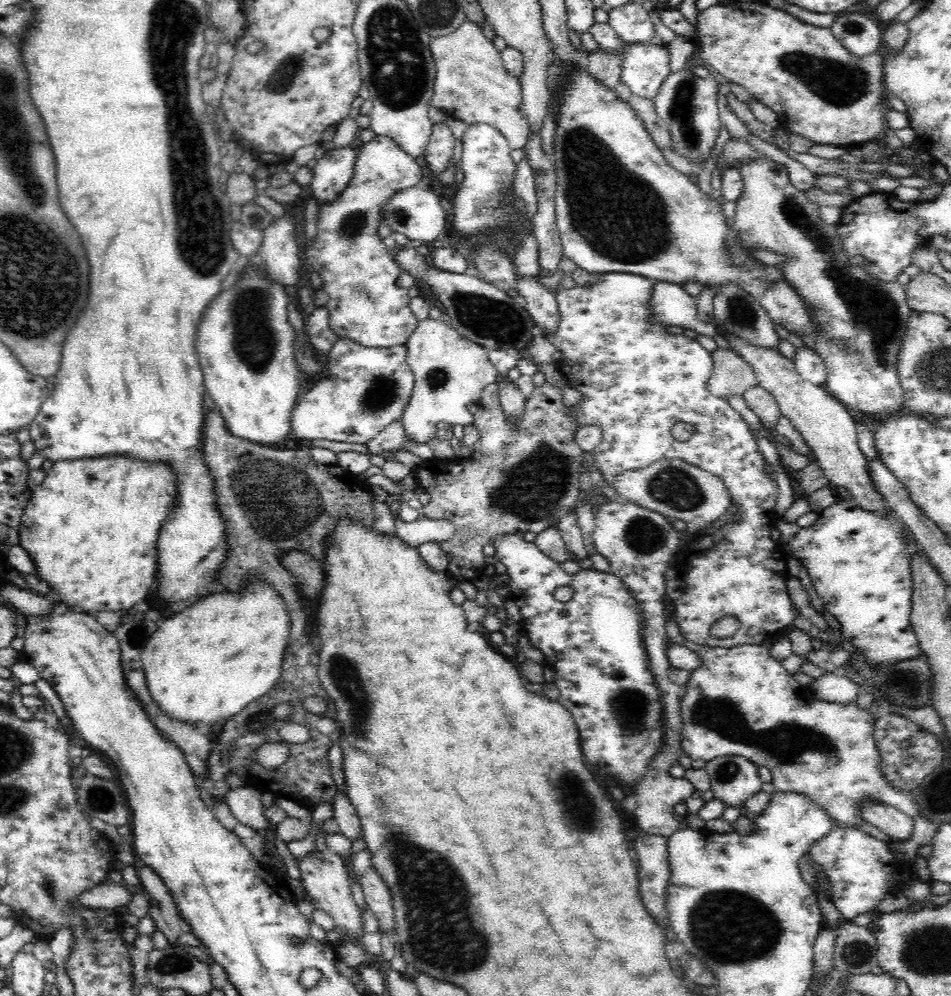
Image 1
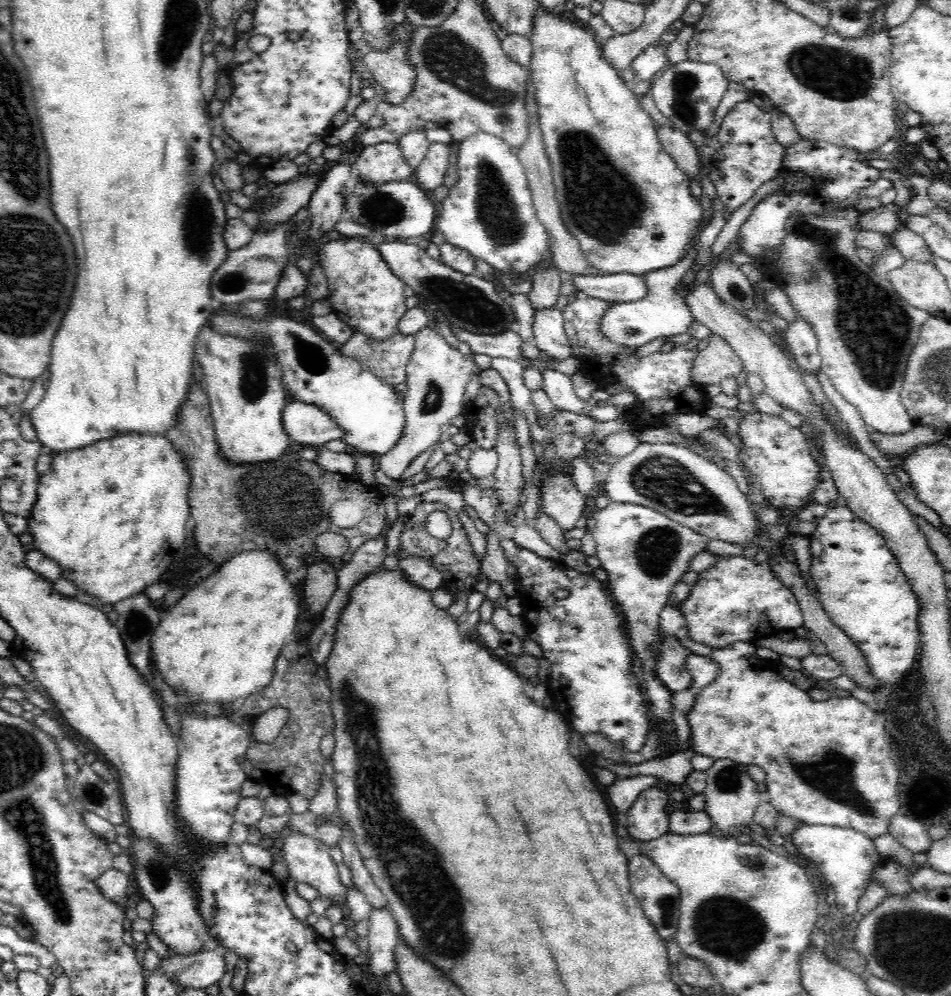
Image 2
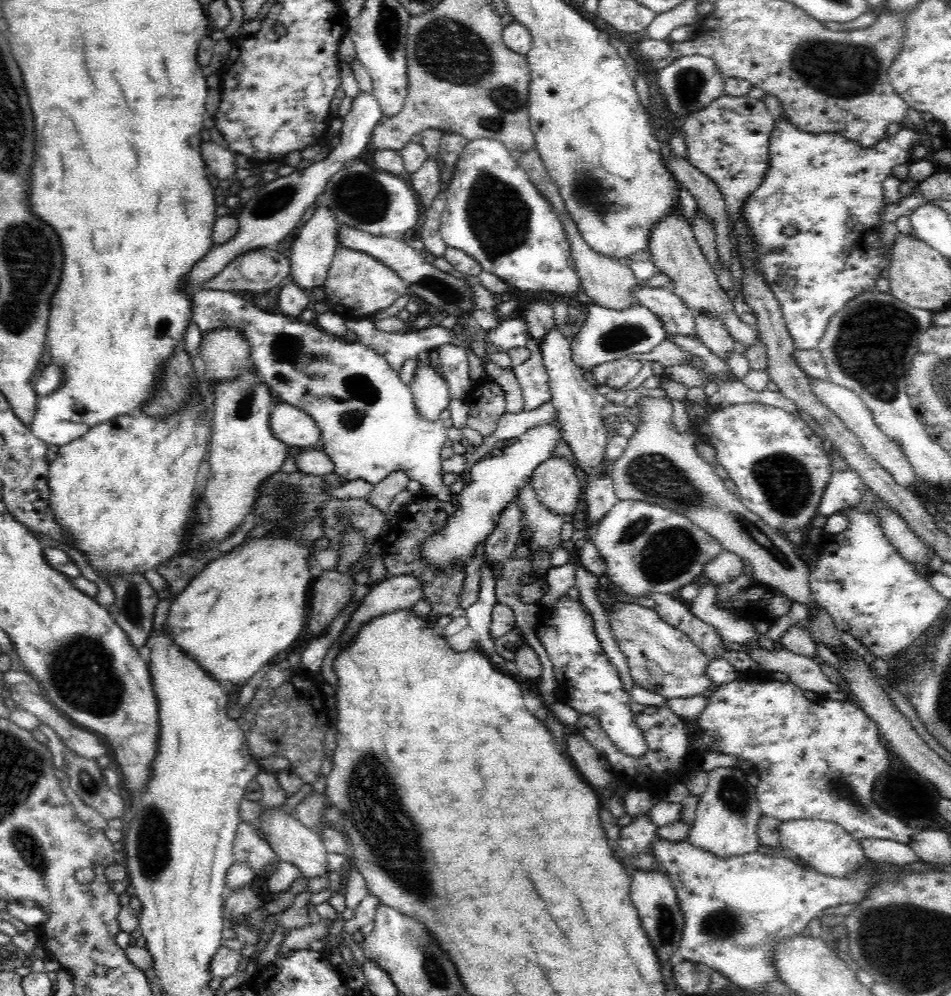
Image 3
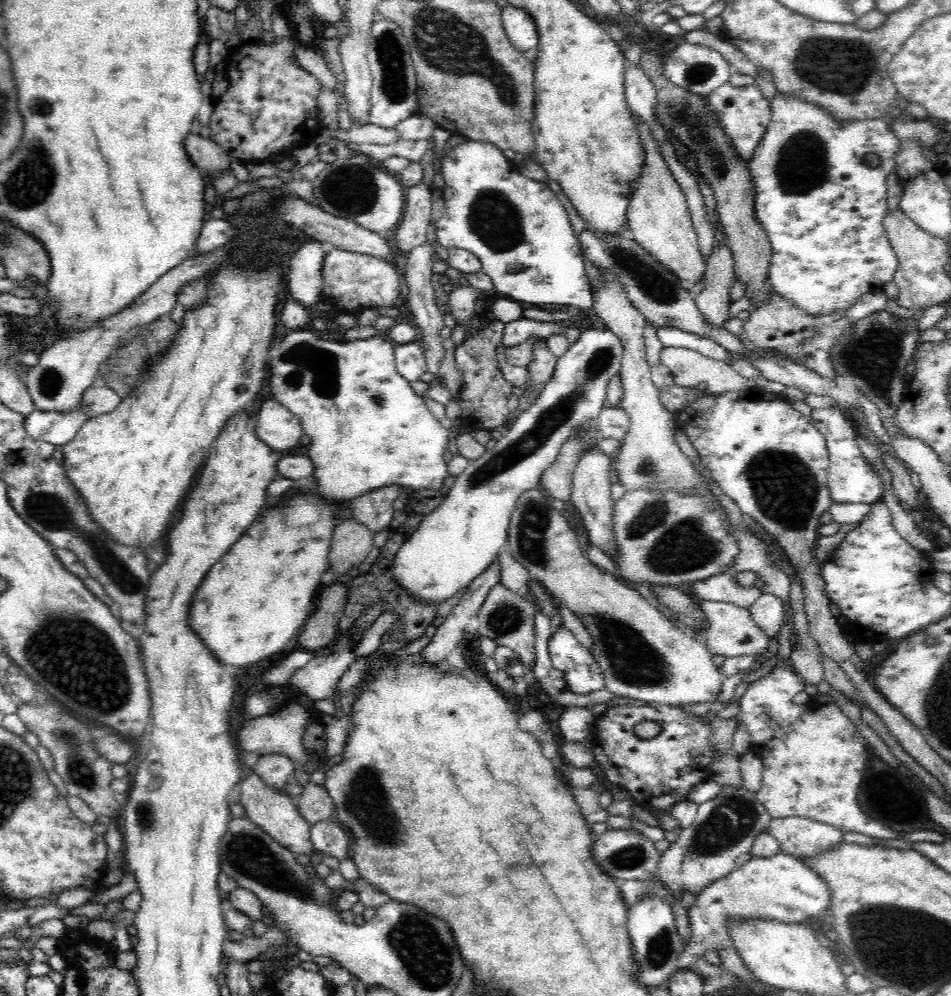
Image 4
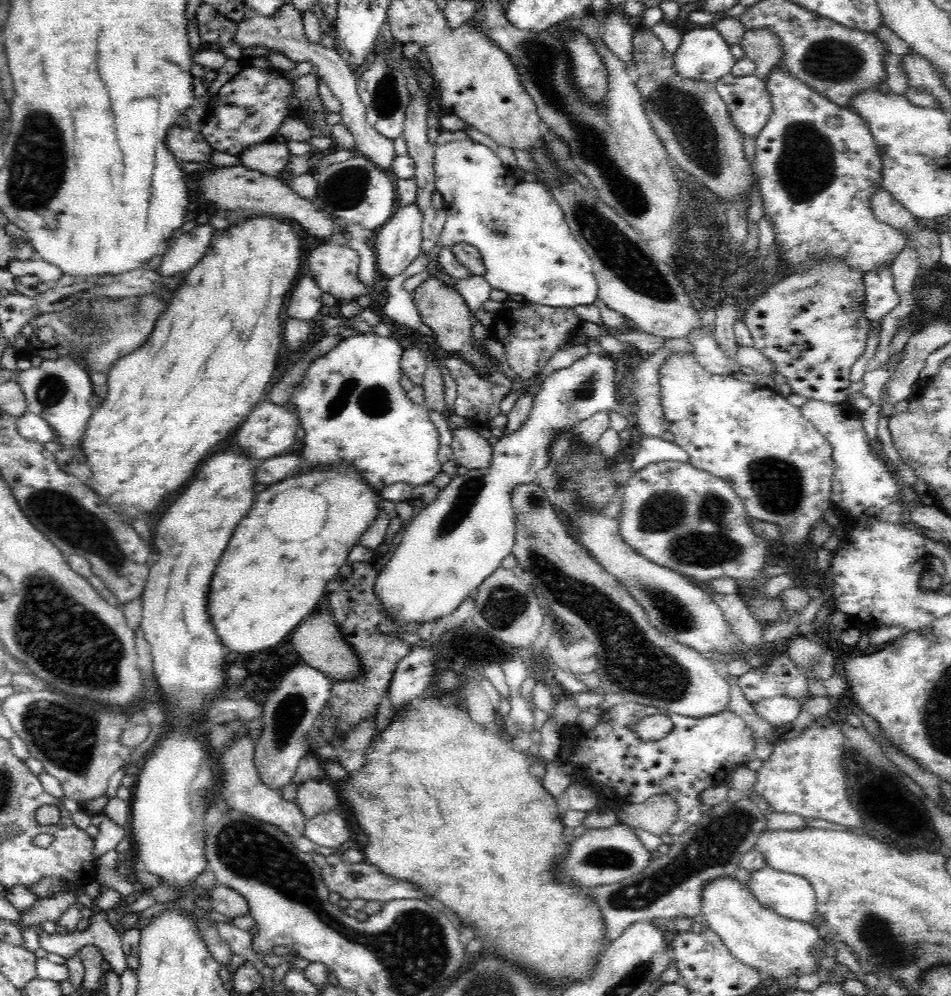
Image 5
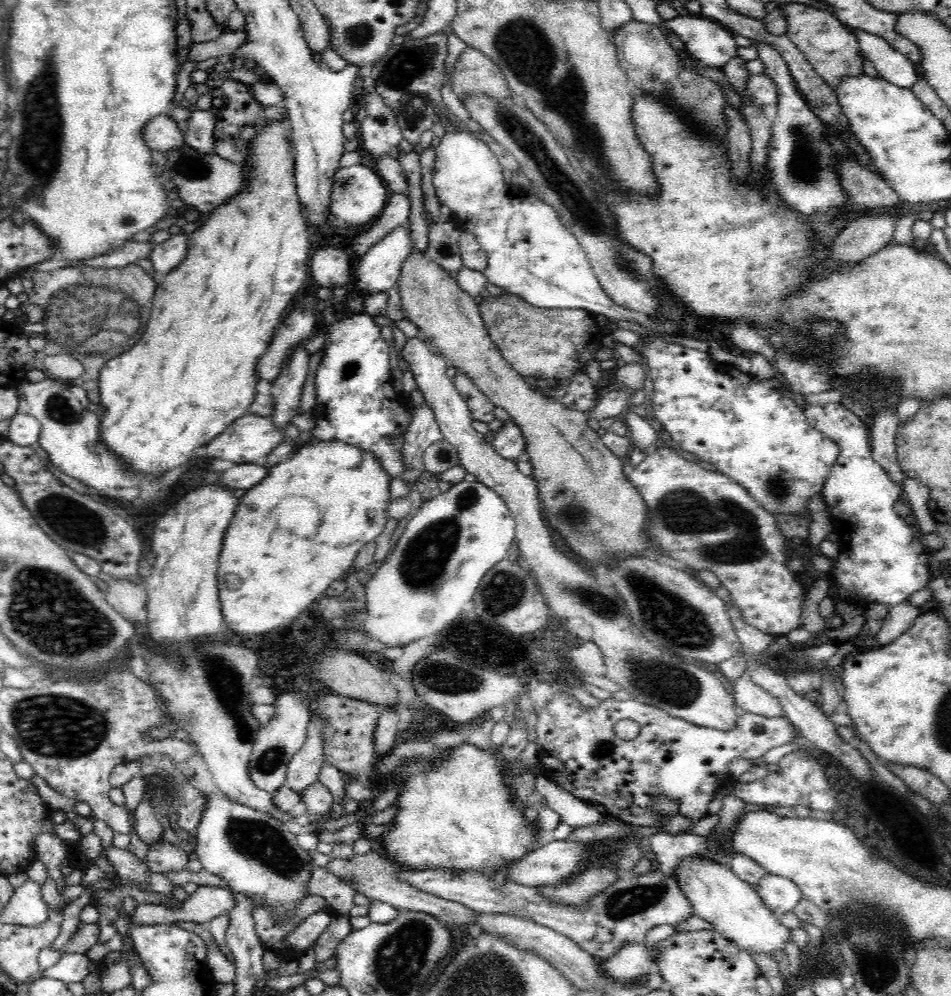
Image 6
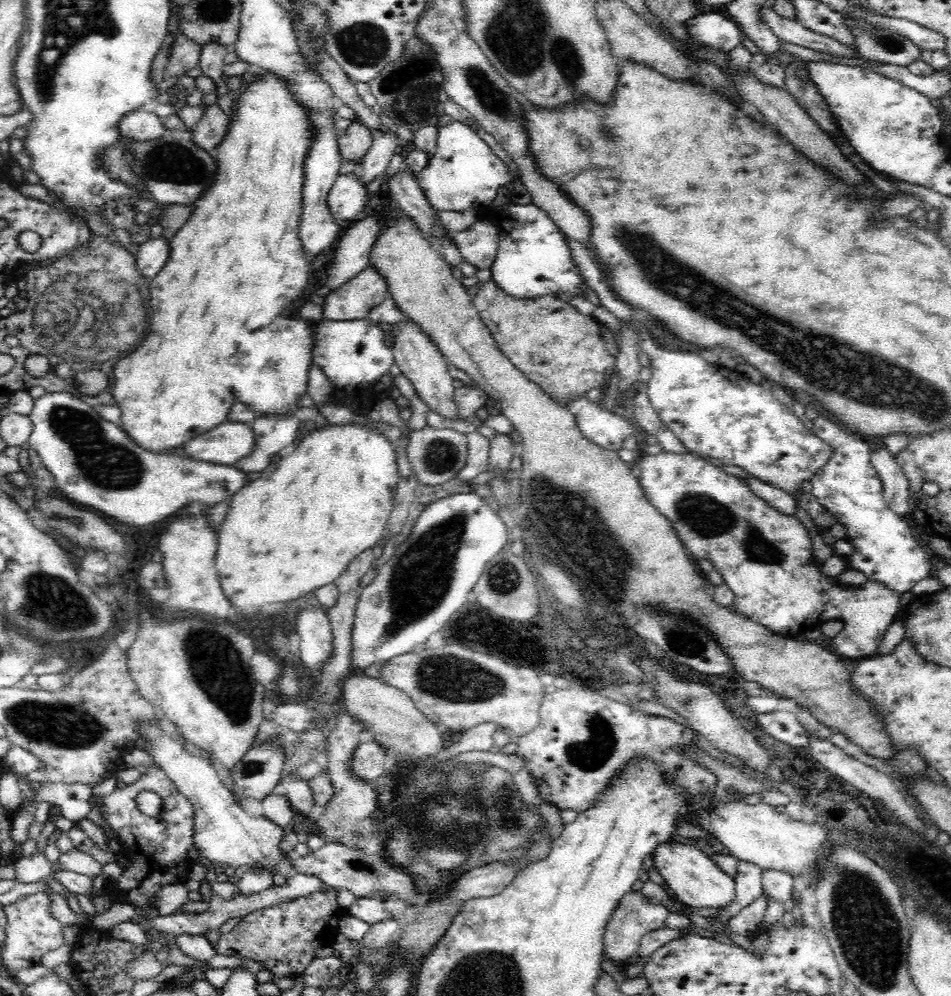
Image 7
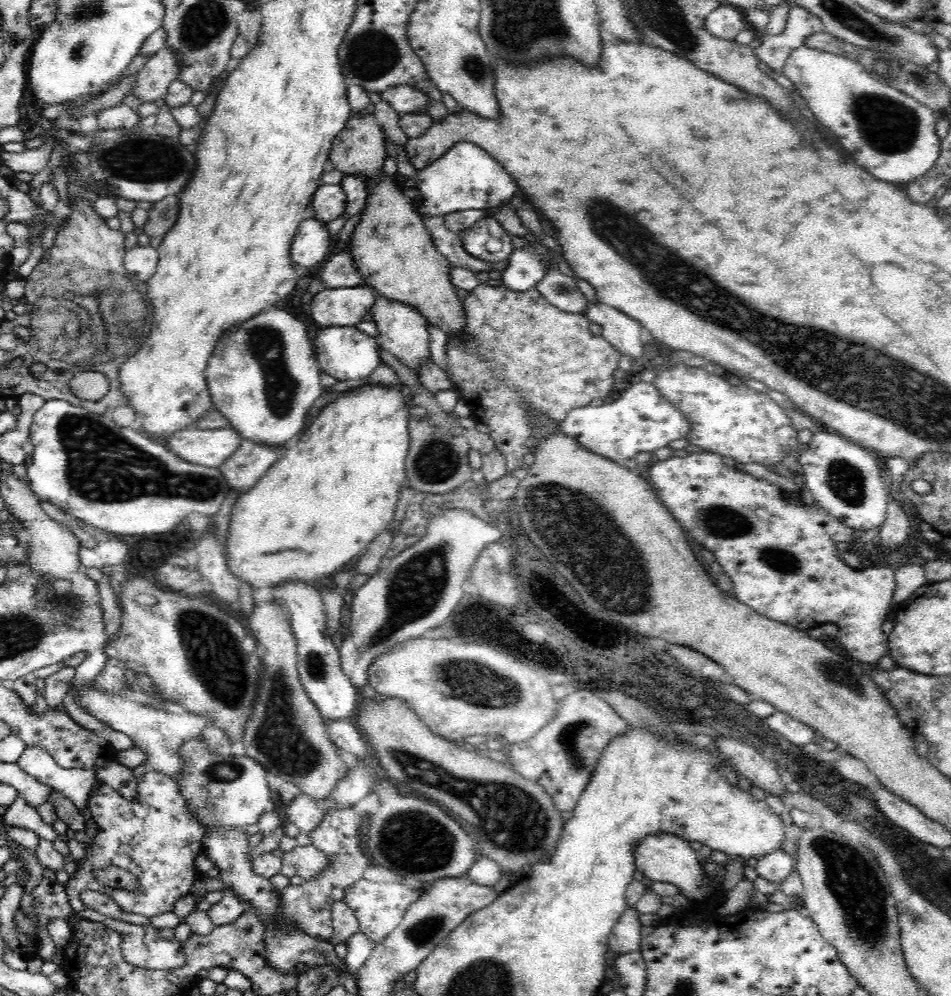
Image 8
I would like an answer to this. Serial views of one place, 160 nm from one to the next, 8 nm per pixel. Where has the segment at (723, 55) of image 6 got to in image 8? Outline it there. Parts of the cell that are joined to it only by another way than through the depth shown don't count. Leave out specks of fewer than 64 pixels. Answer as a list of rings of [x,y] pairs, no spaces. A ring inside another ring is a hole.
[[[724,3],[706,18],[705,27],[712,36],[735,40],[748,24],[739,8]]]

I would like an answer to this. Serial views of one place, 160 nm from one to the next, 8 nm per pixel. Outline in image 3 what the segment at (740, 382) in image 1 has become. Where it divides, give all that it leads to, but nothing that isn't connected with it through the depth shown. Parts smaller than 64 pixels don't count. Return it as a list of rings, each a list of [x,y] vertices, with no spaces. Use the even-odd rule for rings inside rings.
[[[695,312],[694,318],[697,334],[712,355],[724,359],[734,351],[735,340],[717,316]]]

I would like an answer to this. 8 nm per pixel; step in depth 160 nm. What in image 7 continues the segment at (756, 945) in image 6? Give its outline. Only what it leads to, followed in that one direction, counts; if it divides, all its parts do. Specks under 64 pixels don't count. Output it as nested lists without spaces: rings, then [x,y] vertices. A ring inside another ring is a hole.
[[[664,842],[656,846],[653,864],[663,876],[672,893],[687,906],[694,908],[724,908],[734,902],[735,878],[720,869],[712,857],[689,845]]]

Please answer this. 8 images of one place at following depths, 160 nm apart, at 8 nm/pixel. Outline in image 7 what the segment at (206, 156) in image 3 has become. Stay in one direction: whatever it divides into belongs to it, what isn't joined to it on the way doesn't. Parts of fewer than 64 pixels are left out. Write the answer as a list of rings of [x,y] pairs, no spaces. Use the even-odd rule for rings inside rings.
[[[151,108],[130,112],[120,120],[120,134],[122,138],[131,138],[140,142],[156,140],[165,130],[163,120]]]

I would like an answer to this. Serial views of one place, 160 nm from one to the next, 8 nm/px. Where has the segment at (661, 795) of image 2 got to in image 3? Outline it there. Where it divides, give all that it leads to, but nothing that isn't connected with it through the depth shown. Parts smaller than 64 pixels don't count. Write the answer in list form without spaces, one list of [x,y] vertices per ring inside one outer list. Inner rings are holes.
[[[650,815],[633,816],[632,822],[620,829],[618,846],[612,850],[620,863],[624,864],[622,858],[627,856],[633,862],[634,869],[658,870],[651,854],[652,842],[657,838],[657,828]]]

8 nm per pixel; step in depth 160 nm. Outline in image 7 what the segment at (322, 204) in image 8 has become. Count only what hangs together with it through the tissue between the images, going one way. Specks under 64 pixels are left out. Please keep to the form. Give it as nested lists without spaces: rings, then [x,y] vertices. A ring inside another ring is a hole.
[[[339,174],[328,194],[328,207],[334,221],[350,225],[356,216],[362,213],[368,204],[368,190],[360,181],[360,177],[349,174]]]

